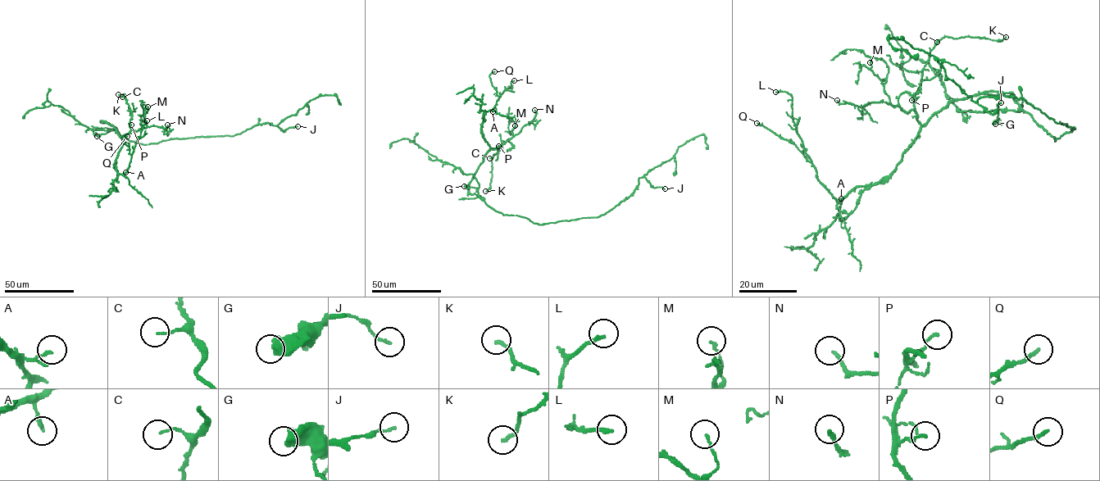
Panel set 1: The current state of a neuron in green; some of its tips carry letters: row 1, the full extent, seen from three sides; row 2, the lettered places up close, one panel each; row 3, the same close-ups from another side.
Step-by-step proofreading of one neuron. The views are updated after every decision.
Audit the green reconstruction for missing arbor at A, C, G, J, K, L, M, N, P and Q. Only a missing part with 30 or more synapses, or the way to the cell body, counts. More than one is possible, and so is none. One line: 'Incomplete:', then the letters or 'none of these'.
Incomplete: none of these

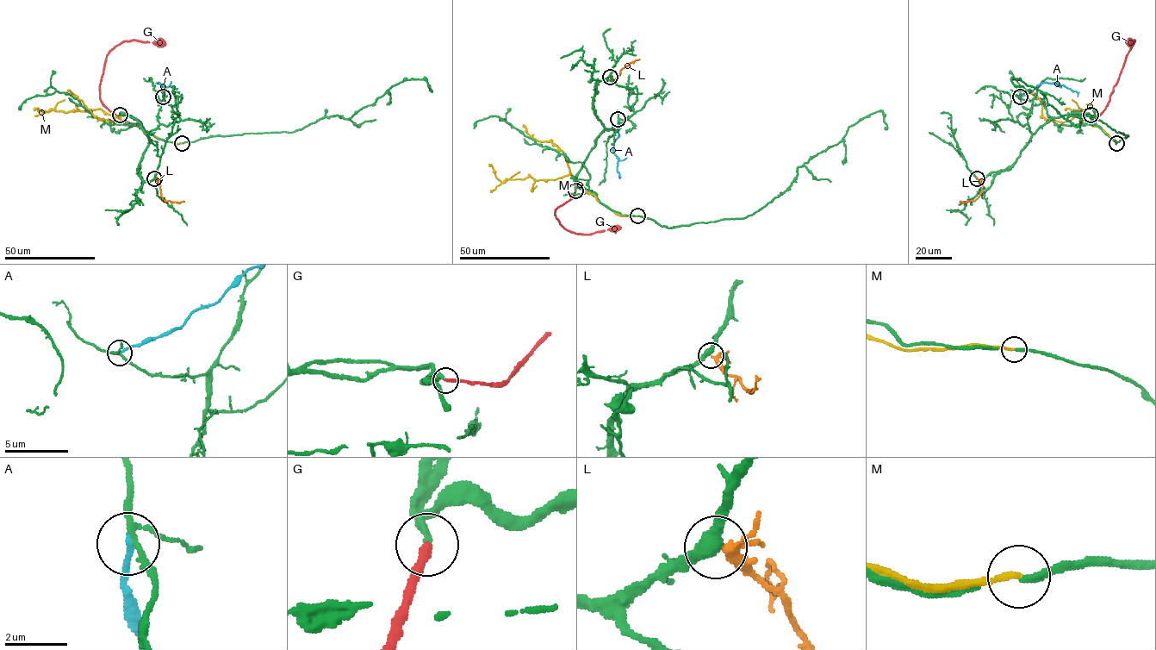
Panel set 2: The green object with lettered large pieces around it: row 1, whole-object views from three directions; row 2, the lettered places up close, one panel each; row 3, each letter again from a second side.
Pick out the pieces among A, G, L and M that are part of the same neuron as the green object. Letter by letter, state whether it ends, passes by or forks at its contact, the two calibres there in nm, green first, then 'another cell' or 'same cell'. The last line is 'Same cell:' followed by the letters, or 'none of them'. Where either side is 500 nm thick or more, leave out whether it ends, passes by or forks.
A: it ends | 150/190 nm | another cell
G: it ends | 280/280 nm | same cell
L: it forks | 400/200 nm | another cell
M: it ends | 180/180 nm | another cell
Same cell: G

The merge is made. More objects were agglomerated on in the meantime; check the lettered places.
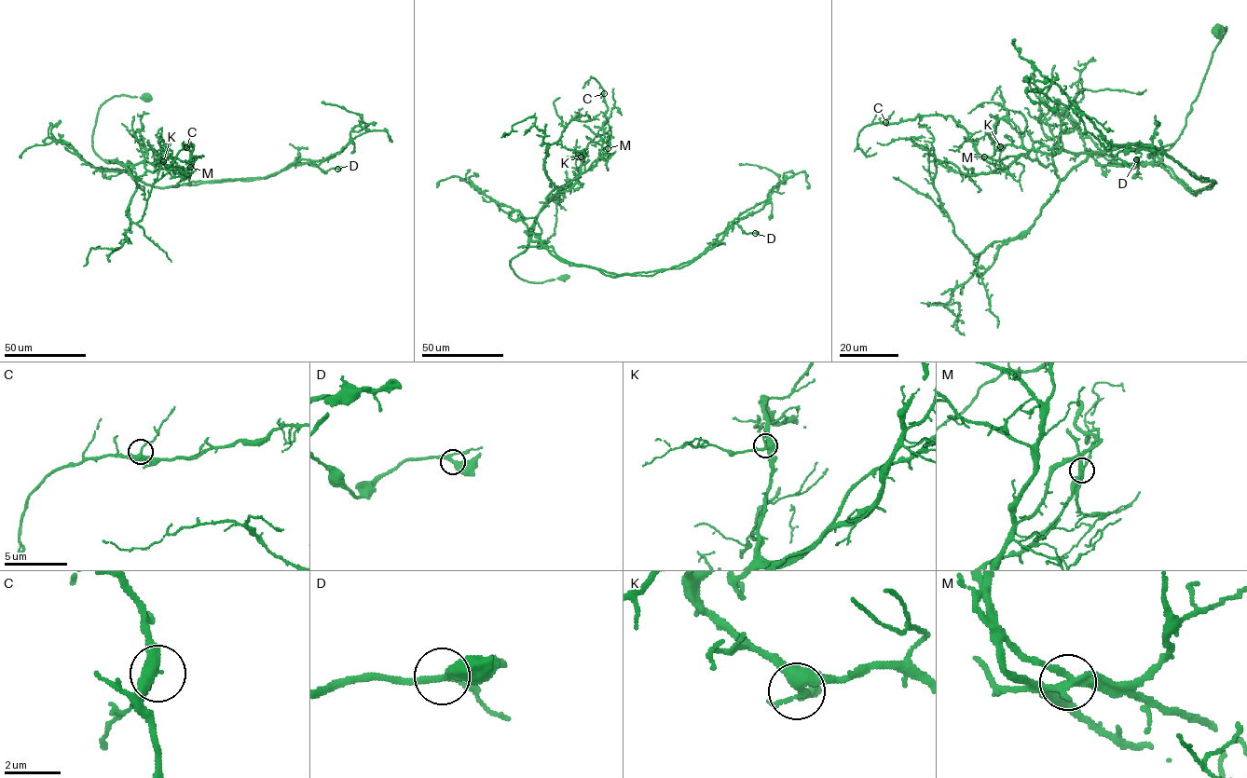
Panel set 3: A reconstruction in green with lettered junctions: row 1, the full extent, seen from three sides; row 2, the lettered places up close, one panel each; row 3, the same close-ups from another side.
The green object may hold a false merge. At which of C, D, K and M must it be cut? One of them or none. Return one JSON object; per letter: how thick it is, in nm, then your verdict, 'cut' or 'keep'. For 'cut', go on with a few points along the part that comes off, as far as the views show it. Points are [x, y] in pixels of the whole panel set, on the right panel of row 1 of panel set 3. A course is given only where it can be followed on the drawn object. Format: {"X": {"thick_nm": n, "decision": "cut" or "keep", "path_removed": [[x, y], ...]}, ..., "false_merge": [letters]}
{"C": {"thick_nm": 320, "decision": "keep"}, "D": {"thick_nm": 320, "decision": "keep"}, "K": {"thick_nm": 320, "decision": "keep"}, "M": {"thick_nm": 280, "decision": "cut", "path_removed": [[984, 156], [1003, 168], [1031, 150], [1148, 144], [1191, 194], [1213, 182], [1152, 146], [1109, 143], [1014, 39]]}, "false_merge": ["M"]}

